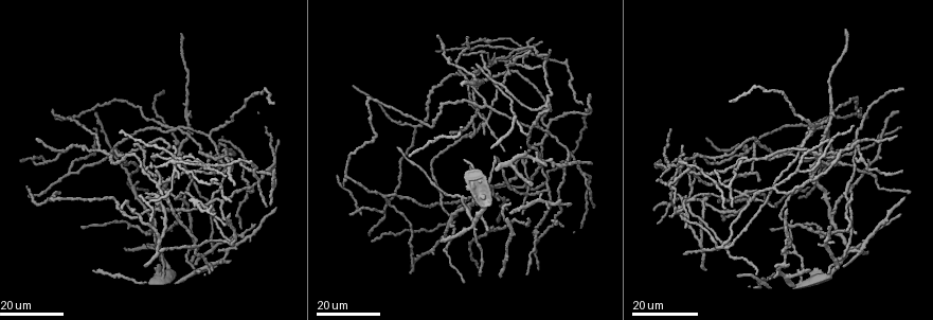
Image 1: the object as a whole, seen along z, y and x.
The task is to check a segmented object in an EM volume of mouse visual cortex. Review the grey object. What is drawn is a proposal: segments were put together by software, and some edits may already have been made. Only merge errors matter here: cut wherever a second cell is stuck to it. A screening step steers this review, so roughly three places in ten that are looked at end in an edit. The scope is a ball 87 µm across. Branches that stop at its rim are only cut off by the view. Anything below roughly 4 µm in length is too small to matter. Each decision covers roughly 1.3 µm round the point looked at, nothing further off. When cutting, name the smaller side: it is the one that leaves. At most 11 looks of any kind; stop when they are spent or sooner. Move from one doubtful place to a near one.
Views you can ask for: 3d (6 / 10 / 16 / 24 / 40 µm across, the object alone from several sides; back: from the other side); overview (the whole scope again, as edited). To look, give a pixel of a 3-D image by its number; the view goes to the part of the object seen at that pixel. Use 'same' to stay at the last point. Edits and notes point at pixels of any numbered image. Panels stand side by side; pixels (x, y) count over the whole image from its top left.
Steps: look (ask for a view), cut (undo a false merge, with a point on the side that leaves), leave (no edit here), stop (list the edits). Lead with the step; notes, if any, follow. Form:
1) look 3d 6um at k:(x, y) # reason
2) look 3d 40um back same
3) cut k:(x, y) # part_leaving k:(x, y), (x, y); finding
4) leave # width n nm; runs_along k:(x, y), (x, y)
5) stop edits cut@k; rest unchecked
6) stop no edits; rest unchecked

look 3d 24um at 1:(745, 194) # looks like a crossing

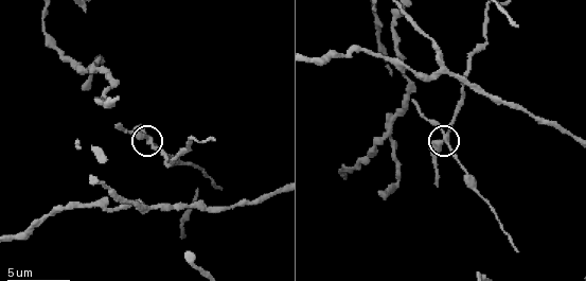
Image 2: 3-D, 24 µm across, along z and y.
look 3d 6um at 2:(150, 140)

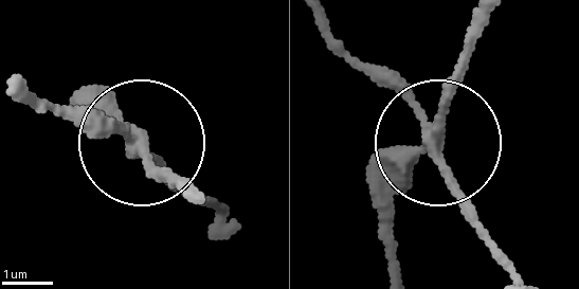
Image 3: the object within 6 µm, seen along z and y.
cut 3:(460, 199) # arms 4; a second cell is stuck on

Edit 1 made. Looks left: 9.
look overview

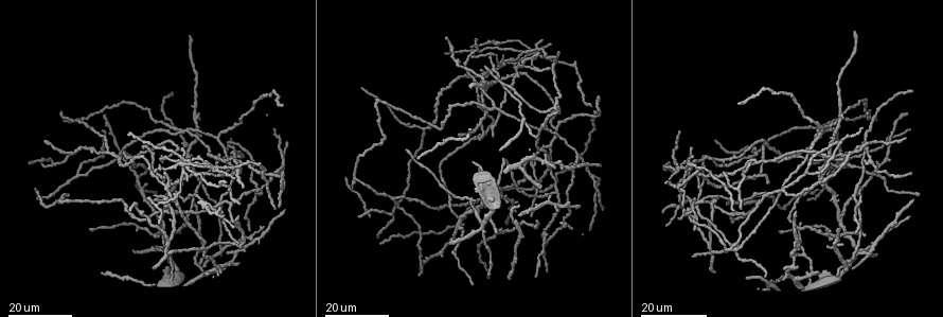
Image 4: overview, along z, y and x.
look 3d 16um at 4:(165, 188) # two arms in line, one across

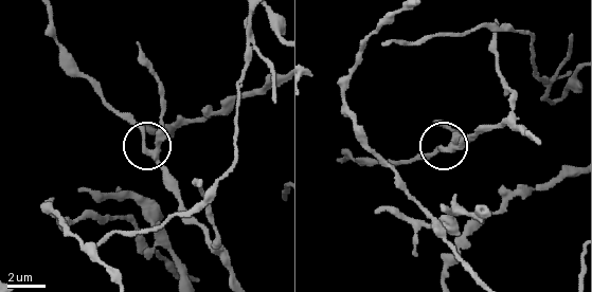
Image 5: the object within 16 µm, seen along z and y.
look 3d 10um at 5:(446, 148) # zoom in

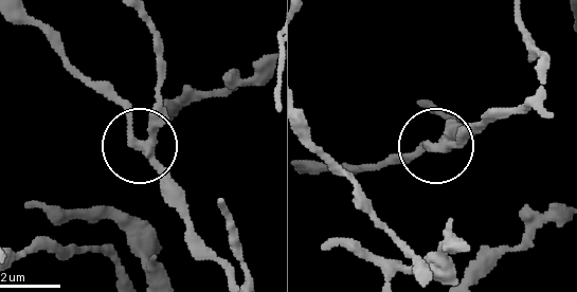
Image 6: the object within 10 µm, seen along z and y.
leave # runs_along 6:(234, 276), (143, 147), (163, 59); one cell here

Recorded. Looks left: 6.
look 3d 16um at 4:(181, 170) # three-way junction

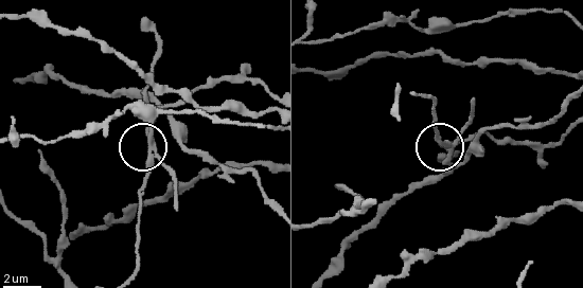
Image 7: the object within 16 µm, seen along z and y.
look 3d 6um at 7:(448, 156)

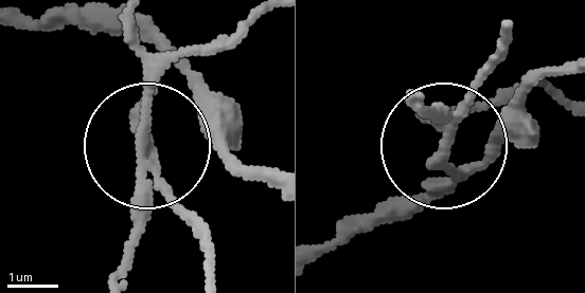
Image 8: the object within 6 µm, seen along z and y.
cut 8:(143, 92) # side_arm 55 um; arms 3; two cells meet here

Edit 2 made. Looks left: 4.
look 3d 24um at 4:(278, 169) # thin arm on a thick one

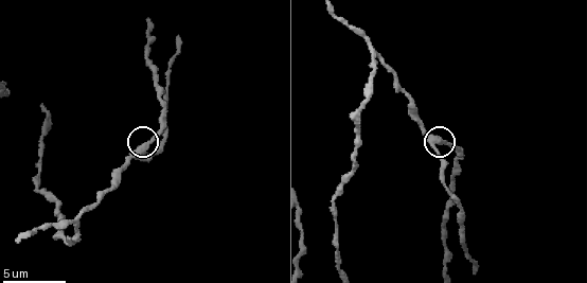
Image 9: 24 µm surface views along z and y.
look 3d 6um at 9:(436, 141)

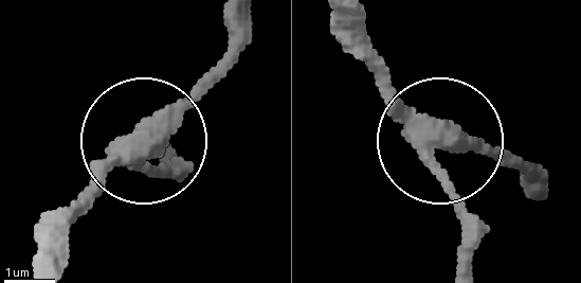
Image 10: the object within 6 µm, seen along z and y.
look 3d 6um back at 10:(437, 138) # from behind

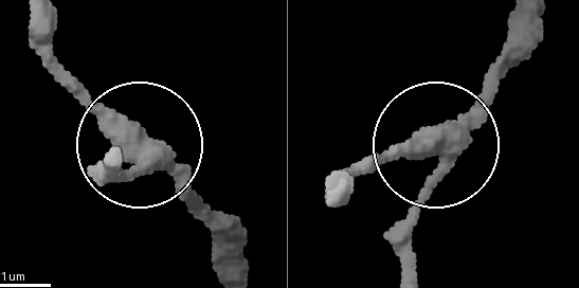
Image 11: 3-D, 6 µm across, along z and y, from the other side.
leave # runs_along 11:(242, 273), (154, 150), (115, 176); all the same cell

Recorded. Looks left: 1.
stop edits cut@3, cut@8; rest unchecked

